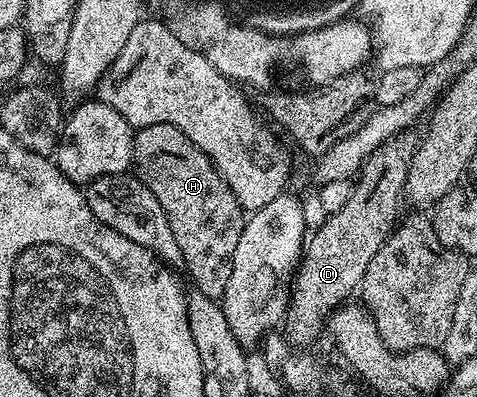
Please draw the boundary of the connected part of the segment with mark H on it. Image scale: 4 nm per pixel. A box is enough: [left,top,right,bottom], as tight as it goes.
[132,125,244,300]

